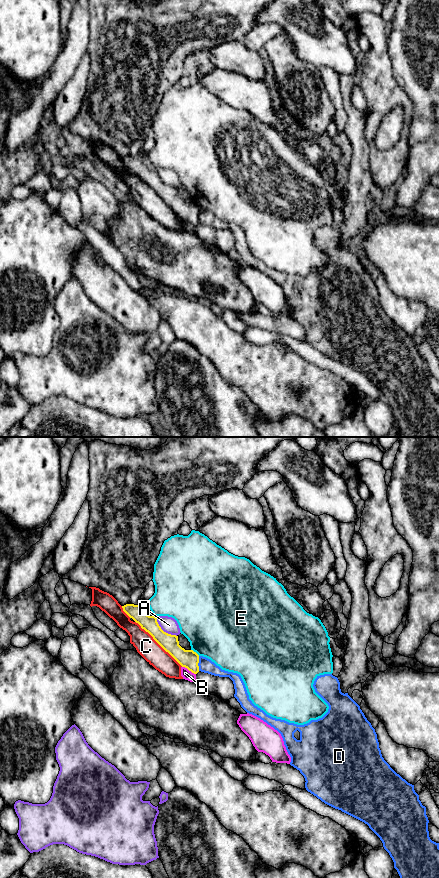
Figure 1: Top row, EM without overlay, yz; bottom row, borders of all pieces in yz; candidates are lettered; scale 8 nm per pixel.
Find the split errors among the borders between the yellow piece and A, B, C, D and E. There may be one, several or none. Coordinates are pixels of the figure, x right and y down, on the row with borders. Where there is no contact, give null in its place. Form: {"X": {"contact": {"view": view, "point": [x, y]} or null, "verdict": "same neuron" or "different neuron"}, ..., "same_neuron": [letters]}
{"A": {"contact": {"view": "yz", "point": [162, 630]}, "verdict": "different neuron"}, "B": {"contact": {"view": "yz", "point": [189, 670]}, "verdict": "different neuron"}, "C": {"contact": {"view": "yz", "point": [159, 644]}, "verdict": "different neuron"}, "D": {"contact": {"view": "yz", "point": [198, 662]}, "verdict": "different neuron"}, "E": {"contact": {"view": "yz", "point": [195, 652]}, "verdict": "different neuron"}, "same_neuron": []}

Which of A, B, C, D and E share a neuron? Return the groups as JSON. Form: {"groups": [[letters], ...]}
{"groups": [["A"], ["B"], ["C"], ["D"], ["E"]]}

